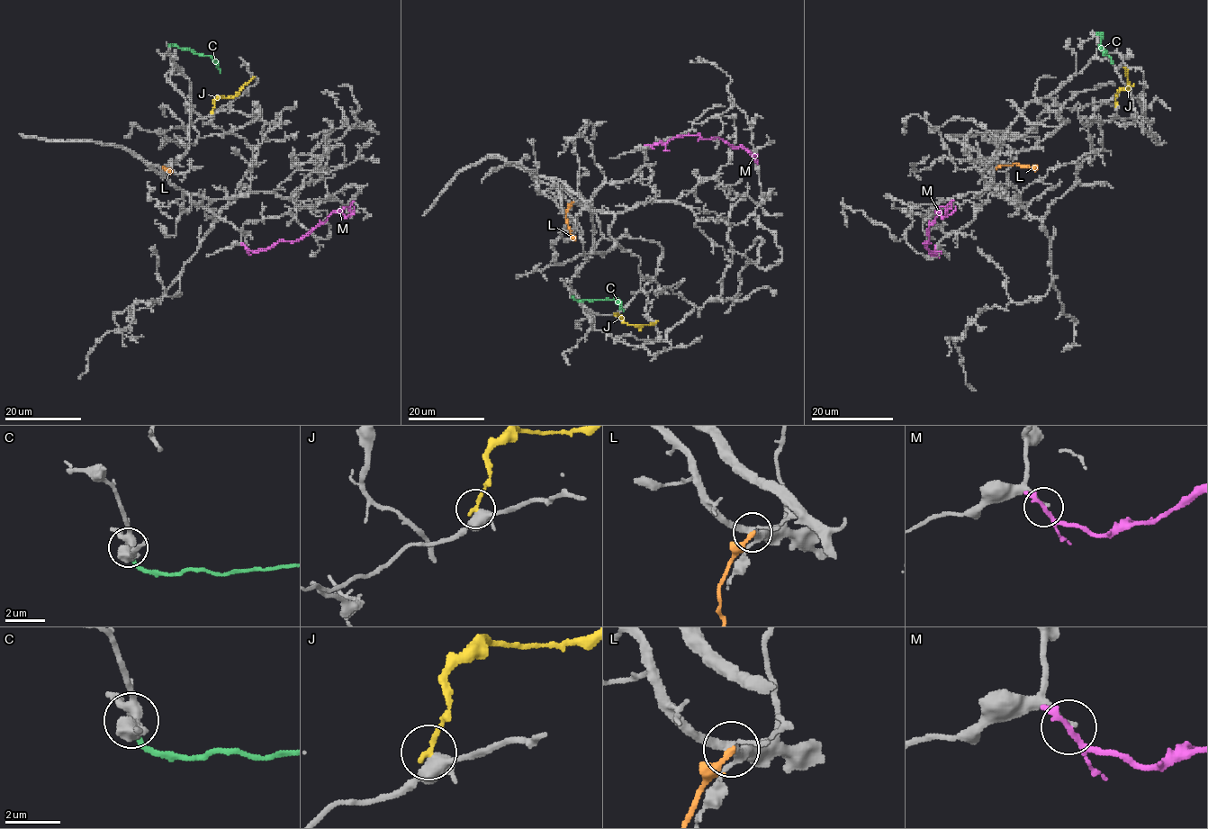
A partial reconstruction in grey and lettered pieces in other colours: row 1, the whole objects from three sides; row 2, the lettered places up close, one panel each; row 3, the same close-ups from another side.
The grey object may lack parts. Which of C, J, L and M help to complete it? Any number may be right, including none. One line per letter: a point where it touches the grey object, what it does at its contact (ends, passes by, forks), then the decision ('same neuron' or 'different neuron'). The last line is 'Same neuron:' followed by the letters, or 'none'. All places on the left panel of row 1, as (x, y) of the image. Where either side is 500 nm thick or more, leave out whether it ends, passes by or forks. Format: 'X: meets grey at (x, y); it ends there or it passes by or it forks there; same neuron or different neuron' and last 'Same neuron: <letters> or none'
C: meets grey at (169, 45); it ends there; same neuron
J: meets grey at (211, 112); it ends there; different neuron
L: meets grey at (169, 170); it ends there; different neuron
M: meets grey at (245, 247); it passes by; different neuron
Same neuron: C

